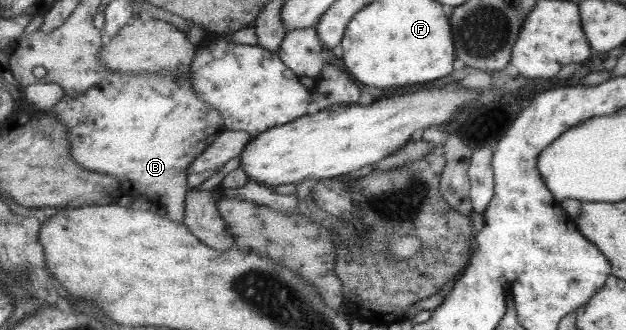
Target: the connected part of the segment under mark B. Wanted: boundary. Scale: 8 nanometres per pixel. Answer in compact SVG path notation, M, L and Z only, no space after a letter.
M165 71L135 75L107 72L89 90L79 96L62 96L53 109L40 115L55 116L68 128L72 159L81 168L103 172L117 180L131 181L133 186L138 187L143 195L153 201L153 205L164 206L165 216L169 220L182 223L184 198L188 189L187 167L224 130L220 113L205 103L193 90L189 72L177 76Z

